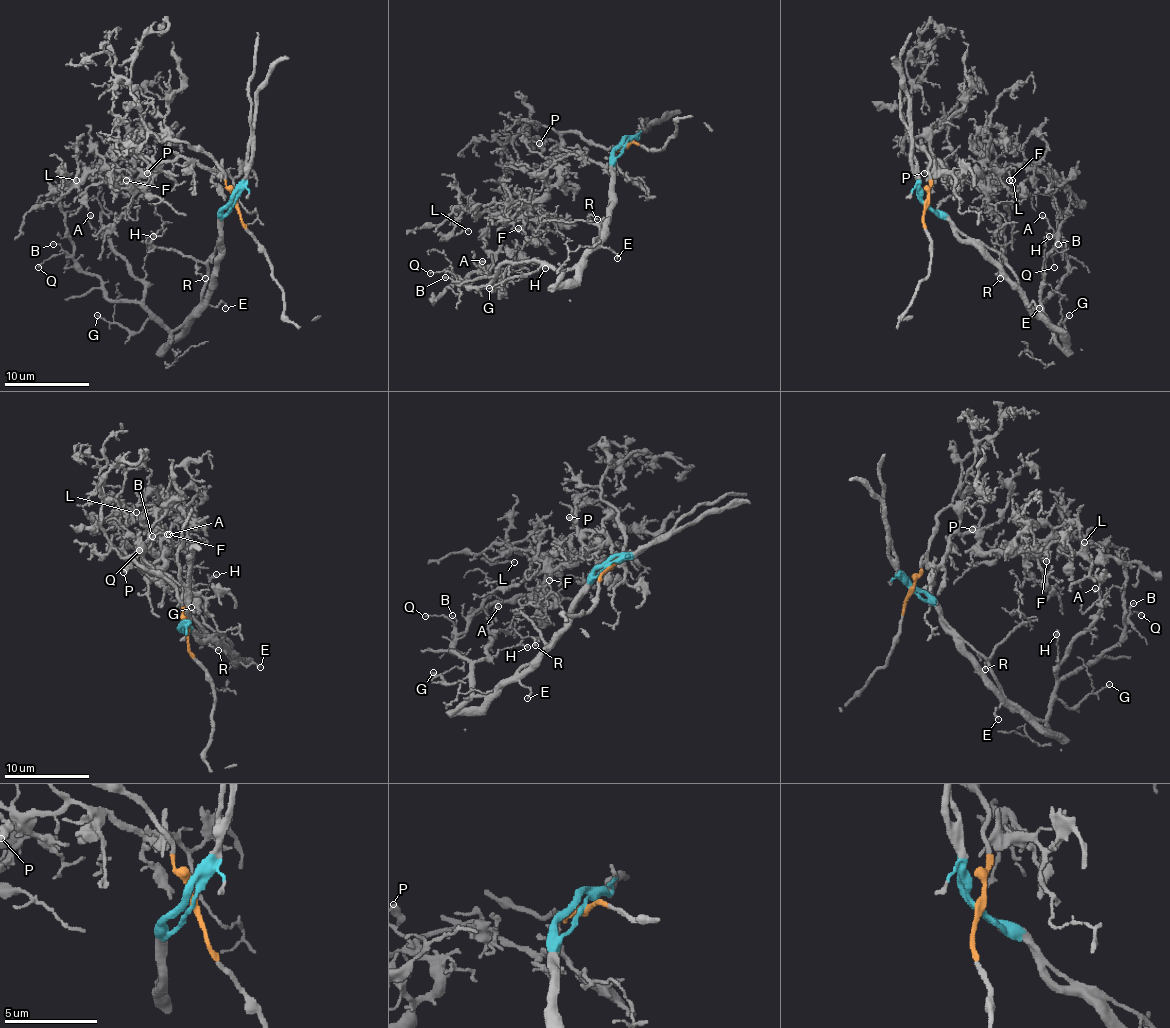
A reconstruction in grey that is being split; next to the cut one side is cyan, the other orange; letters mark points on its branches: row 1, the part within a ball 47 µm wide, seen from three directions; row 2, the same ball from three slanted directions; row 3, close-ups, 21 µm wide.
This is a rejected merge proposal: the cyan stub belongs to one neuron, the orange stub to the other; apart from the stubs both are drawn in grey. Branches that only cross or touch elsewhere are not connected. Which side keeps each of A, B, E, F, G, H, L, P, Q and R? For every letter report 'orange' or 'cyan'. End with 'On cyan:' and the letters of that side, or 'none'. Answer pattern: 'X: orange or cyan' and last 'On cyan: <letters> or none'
A: cyan
B: cyan
E: cyan
F: orange
G: cyan
H: cyan
L: orange
P: orange
Q: cyan
R: cyan
On cyan: A, B, E, G, H, Q, R

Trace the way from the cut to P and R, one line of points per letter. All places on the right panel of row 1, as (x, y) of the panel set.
P: (925, 204), (927, 185), (947, 170), (932, 157), (940, 163), (923, 172)
R: (925, 204), (970, 238), (981, 240), (1004, 259), (995, 274), (1000, 278)

